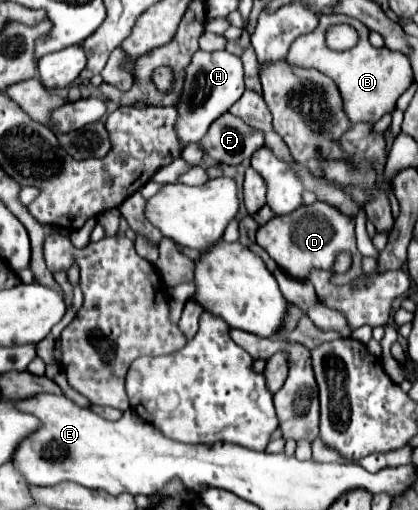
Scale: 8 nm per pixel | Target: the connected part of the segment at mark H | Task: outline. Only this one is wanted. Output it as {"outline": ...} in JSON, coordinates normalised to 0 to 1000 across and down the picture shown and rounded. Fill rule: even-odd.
{"outline":[[[474,100],[455,127],[445,131],[445,159],[440,159],[440,178],[435,194],[426,202],[426,269],[435,273],[440,284],[478,276],[502,241],[536,225],[560,198],[574,194],[584,182],[584,135],[574,112],[545,104],[545,100],[517,100],[517,104],[493,104]]]}

